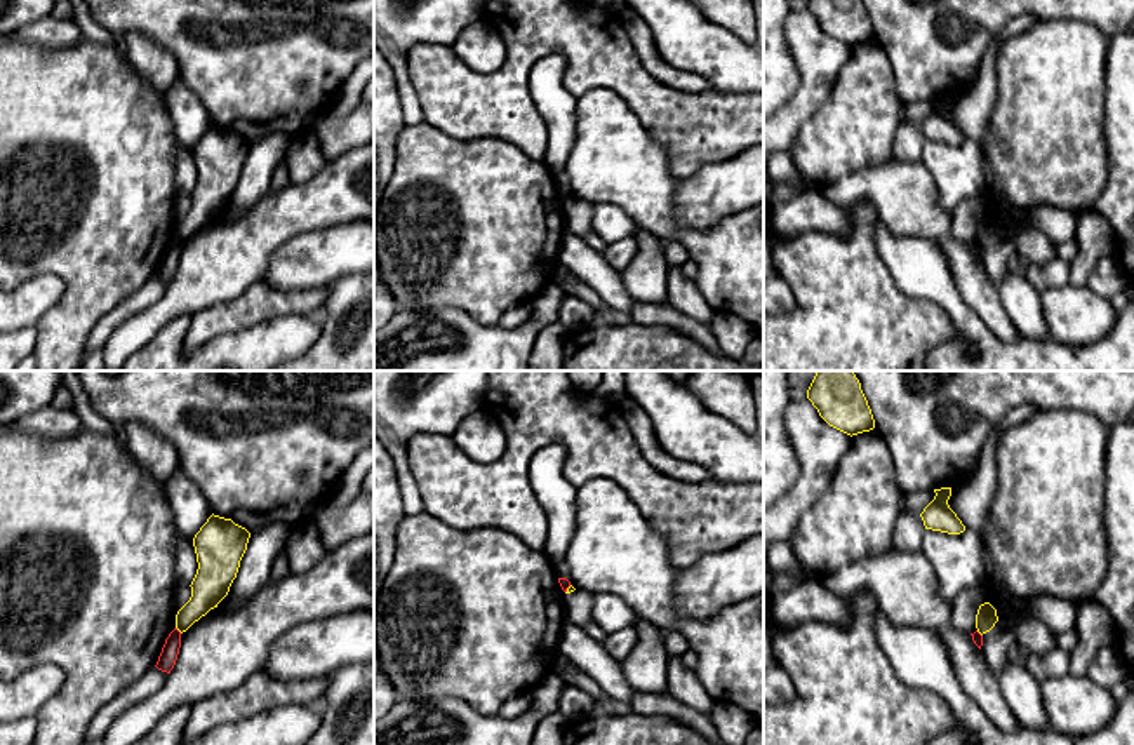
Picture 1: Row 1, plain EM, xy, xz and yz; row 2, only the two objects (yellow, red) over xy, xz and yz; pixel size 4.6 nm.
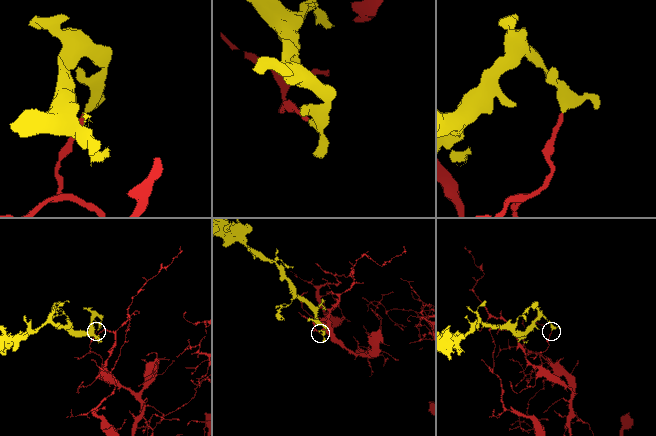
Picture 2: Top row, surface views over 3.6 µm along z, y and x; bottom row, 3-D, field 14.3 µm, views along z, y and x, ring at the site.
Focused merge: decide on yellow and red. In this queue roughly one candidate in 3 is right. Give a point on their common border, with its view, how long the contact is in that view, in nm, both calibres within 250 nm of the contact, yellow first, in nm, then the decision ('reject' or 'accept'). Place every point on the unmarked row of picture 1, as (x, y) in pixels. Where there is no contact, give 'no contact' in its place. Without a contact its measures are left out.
xy (180, 241) | 40 nm | 170/80 nm | reject

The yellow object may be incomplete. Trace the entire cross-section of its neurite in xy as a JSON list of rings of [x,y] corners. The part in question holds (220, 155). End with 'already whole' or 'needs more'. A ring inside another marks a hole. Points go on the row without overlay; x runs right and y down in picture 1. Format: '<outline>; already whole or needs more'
[[[210,125],[193,148],[198,179],[191,207],[176,225],[183,244],[228,205],[247,160],[250,143],[231,129]]]; already whole

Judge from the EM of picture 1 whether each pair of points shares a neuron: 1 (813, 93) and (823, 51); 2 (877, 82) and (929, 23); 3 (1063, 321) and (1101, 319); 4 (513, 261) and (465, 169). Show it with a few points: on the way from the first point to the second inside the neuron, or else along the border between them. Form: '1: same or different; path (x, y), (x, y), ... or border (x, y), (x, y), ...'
1: same; path (816, 82), (818, 61)
2: different; border (873, 39), (887, 56), (898, 96)
3: same; path (1072, 319), (1093, 319)
4: same; path (491, 239), (465, 213), (465, 192)

